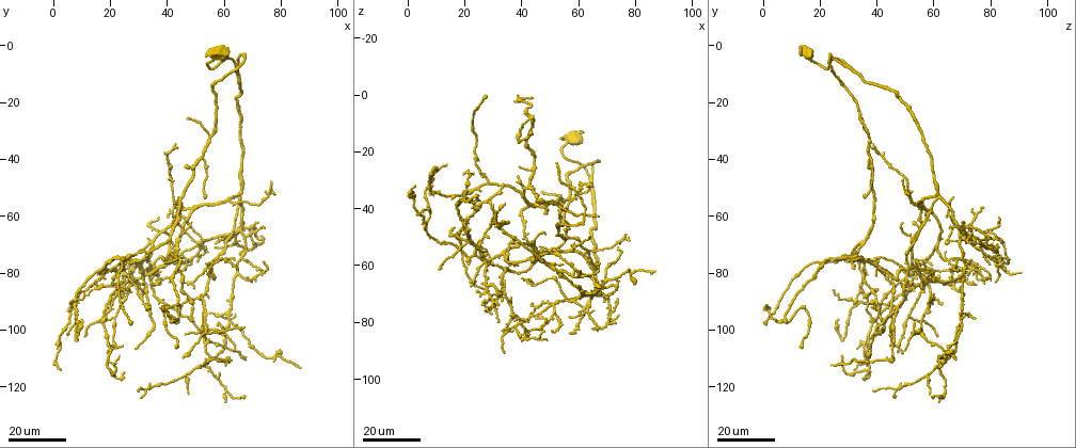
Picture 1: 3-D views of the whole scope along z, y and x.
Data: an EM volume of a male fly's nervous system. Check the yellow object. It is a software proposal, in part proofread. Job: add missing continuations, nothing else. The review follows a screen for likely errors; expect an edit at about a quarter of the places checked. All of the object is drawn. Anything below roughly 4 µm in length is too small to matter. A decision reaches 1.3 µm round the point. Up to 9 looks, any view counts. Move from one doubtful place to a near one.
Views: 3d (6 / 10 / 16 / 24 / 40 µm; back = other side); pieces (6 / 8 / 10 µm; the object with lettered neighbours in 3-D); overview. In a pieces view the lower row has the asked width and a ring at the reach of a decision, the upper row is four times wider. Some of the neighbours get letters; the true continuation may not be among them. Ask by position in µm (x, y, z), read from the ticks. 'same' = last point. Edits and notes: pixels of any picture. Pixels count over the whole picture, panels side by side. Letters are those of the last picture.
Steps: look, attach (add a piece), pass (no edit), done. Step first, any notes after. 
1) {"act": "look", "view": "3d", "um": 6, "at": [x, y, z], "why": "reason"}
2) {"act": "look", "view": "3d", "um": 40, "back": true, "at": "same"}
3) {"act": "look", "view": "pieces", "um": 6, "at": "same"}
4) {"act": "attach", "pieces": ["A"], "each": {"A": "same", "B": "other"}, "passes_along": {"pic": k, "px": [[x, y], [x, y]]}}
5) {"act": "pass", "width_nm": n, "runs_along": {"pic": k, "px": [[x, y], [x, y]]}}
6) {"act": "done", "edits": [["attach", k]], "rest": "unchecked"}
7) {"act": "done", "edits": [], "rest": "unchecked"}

{"act": "look", "view": "3d", "um": 16, "at": [52, 112, 24], "why": "free end"}

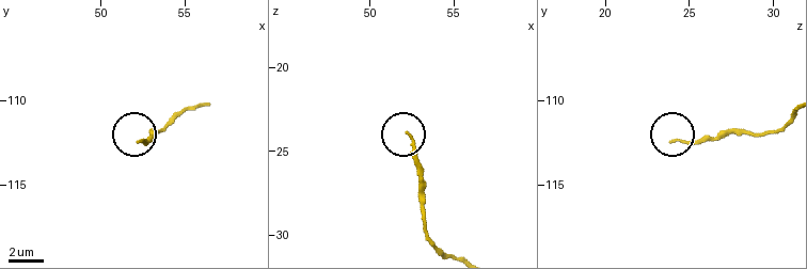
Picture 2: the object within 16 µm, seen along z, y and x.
{"act": "look", "view": "pieces", "um": 10, "at": [52.4, 112.3, 23.9]}

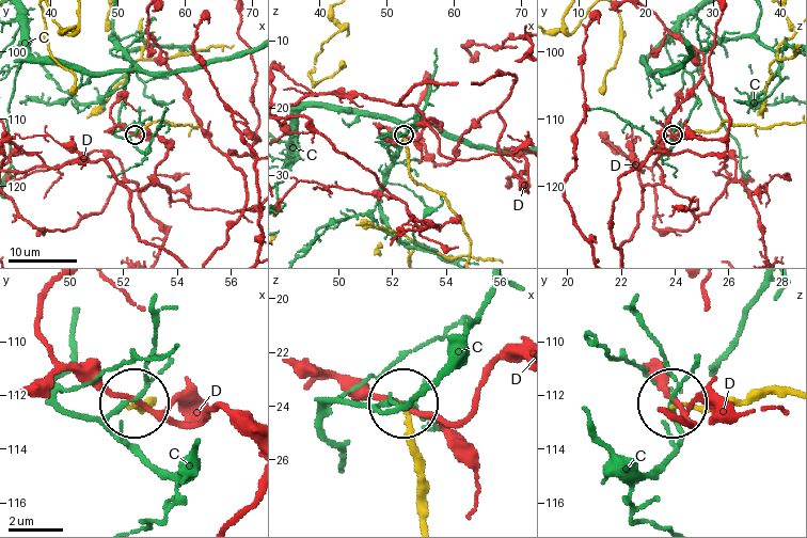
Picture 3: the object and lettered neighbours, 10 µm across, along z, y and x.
{"act": "pass", "each": {"C": "other", "D": "other"}, "found": "no lettered piece goes on from it"}

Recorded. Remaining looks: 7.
{"act": "look", "view": "3d", "um": 24, "at": [46, 84, 57], "why": "branch stops here"}

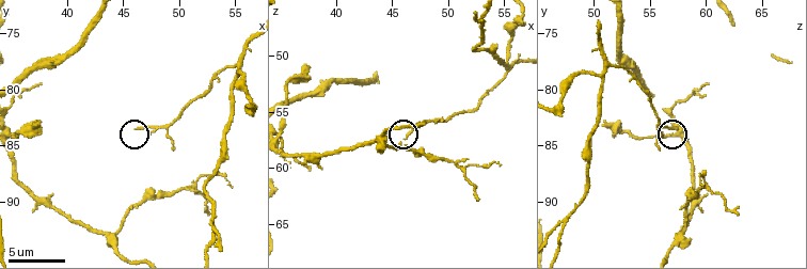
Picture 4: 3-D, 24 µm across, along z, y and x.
{"act": "look", "view": "pieces", "um": 6, "at": [46.2, 83.4, 57.4]}

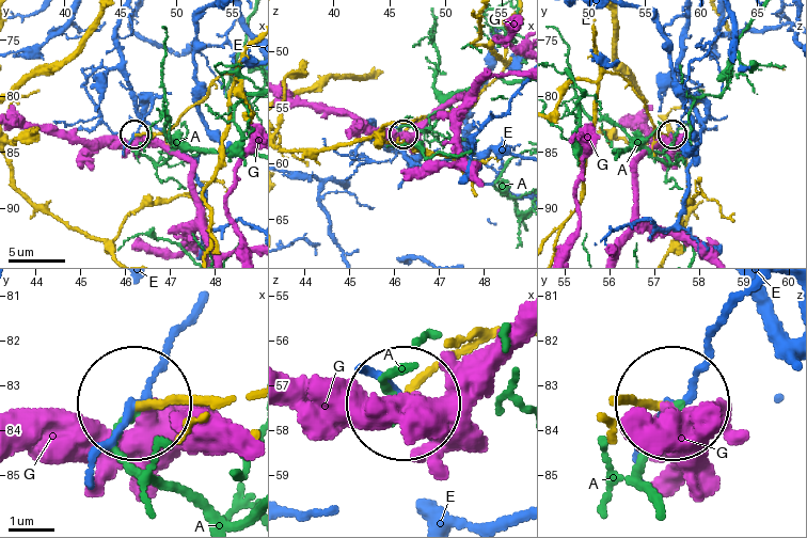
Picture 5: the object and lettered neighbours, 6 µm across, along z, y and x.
{"act": "pass", "each": {"A": "other", "E": "other", "G": "other"}, "runs_along": {"pic": 5, "px": [[203, 394], [138, 406]]}, "found": "none of them fits"}

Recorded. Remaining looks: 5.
{"act": "look", "view": "3d", "um": 24, "at": [70, 66, 75], "why": "tapers out"}

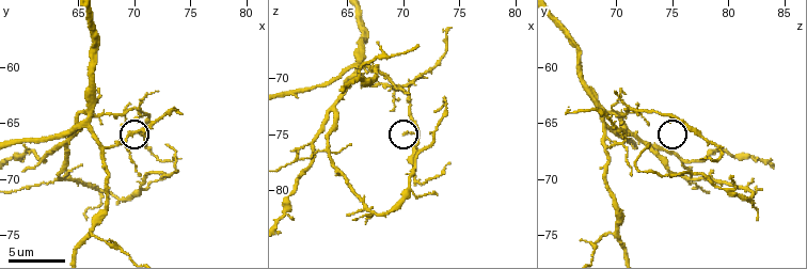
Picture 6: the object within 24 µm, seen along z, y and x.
{"act": "look", "view": "pieces", "um": 6, "at": [70.4, 64.8, 75.0], "why": "what lies round it"}

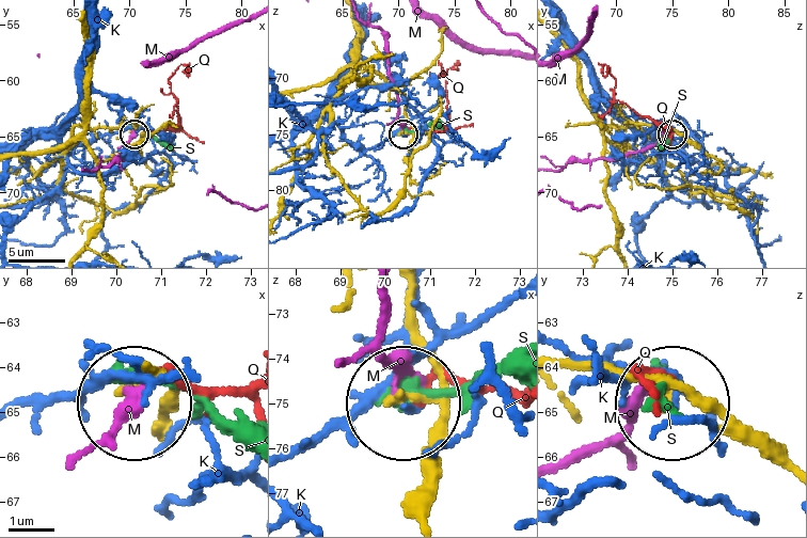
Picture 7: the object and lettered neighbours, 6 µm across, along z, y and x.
{"act": "pass", "each": {"K": "other", "M": "other", "Q": "other", "S": "other"}, "runs_along": {"pic": 7, "px": [[409, 295], [409, 329], [436, 386], [401, 397]]}, "found": "none of them fits"}

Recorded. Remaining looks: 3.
{"act": "look", "view": "3d", "um": 24, "at": [48, 62, 49], "why": "thin end"}

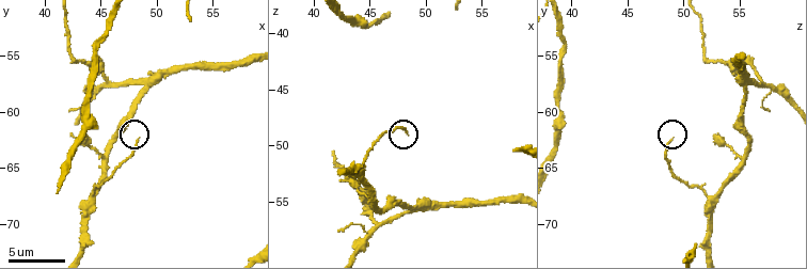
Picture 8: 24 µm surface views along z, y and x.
{"act": "look", "view": "pieces", "um": 6, "at": [48.2, 62.4, 49.0]}

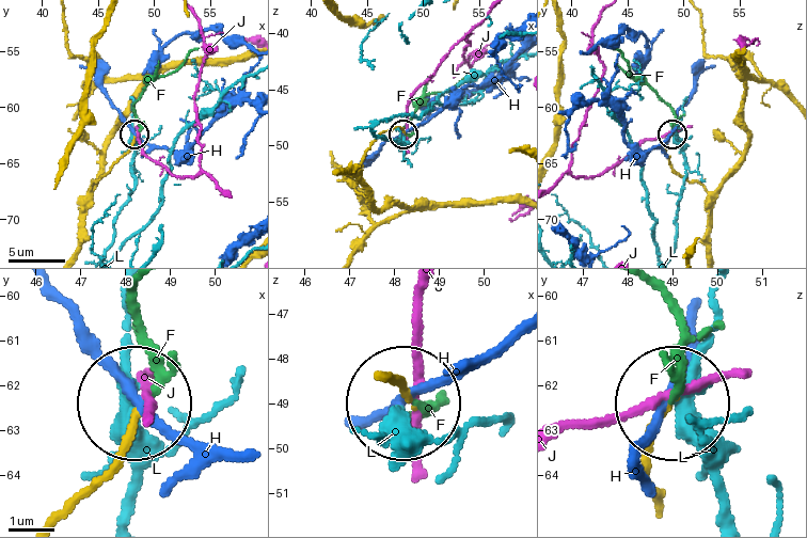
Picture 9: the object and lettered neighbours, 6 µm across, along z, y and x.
{"act": "attach", "pieces": ["F"], "width_nm": 110, "each": {"F": "same", "H": "other", "J": "other", "L": "other"}, "passes_along": {"pic": 9, "px": [[60, 517], [103, 475], [148, 391], [137, 291]]}, "found": "it goes on there"}

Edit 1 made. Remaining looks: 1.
{"act": "done", "edits": [["attach", 9]], "rest": "unchecked"}

